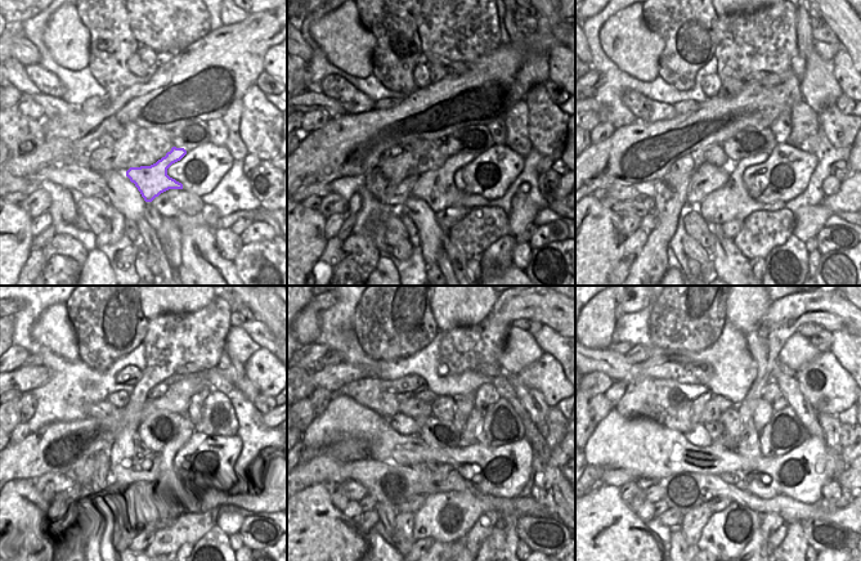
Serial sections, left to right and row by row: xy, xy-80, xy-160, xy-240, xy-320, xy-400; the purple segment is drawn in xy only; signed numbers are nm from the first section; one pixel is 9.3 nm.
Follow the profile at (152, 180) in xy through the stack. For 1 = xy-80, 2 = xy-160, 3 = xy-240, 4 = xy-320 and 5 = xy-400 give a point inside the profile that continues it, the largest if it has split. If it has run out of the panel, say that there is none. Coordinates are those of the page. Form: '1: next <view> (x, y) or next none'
1: next xy-80 (438, 188)
2: next xy-160 (732, 201)
3: next xy-240 (148, 505)
4: next xy-320 (447, 517)
5: next xy-400 (726, 534)

